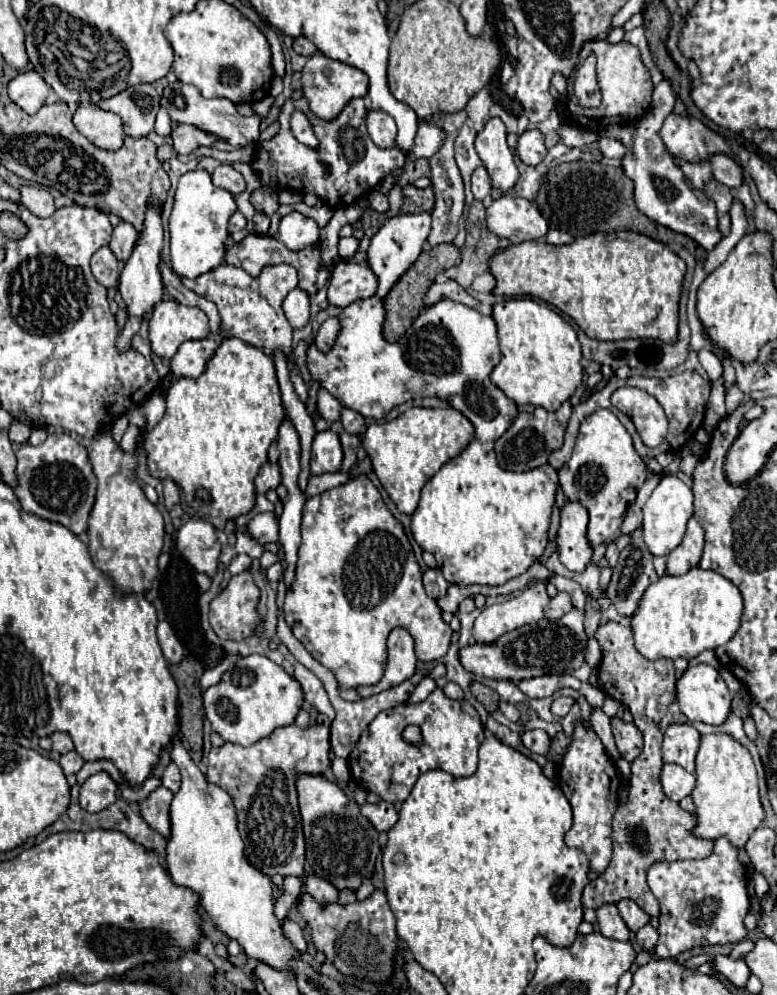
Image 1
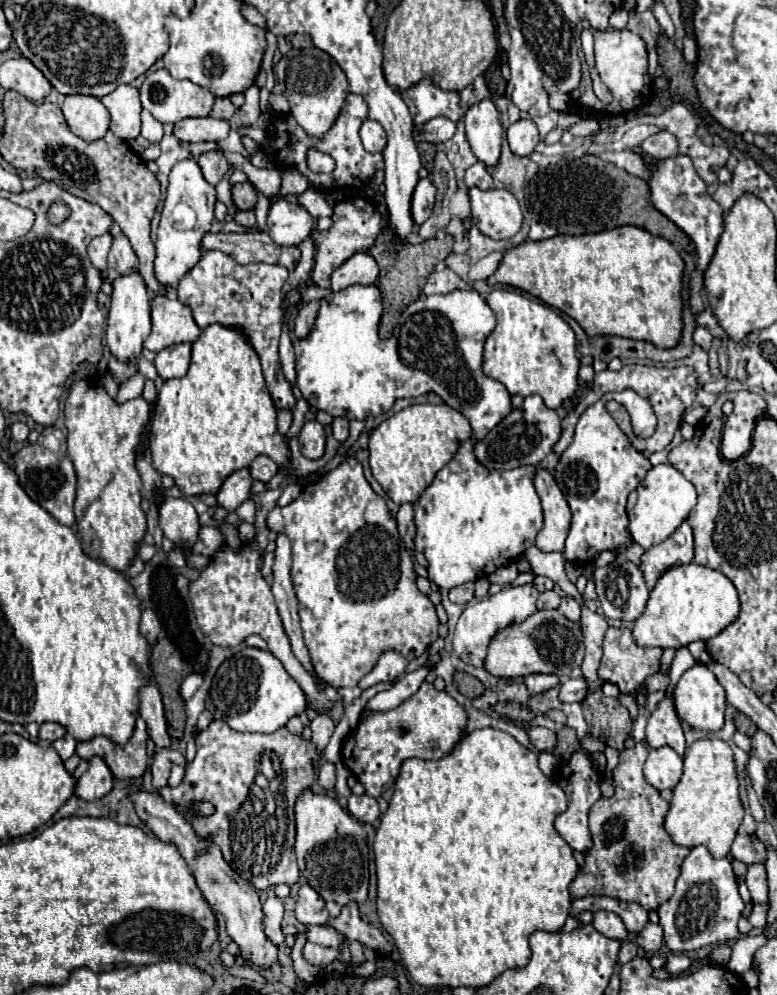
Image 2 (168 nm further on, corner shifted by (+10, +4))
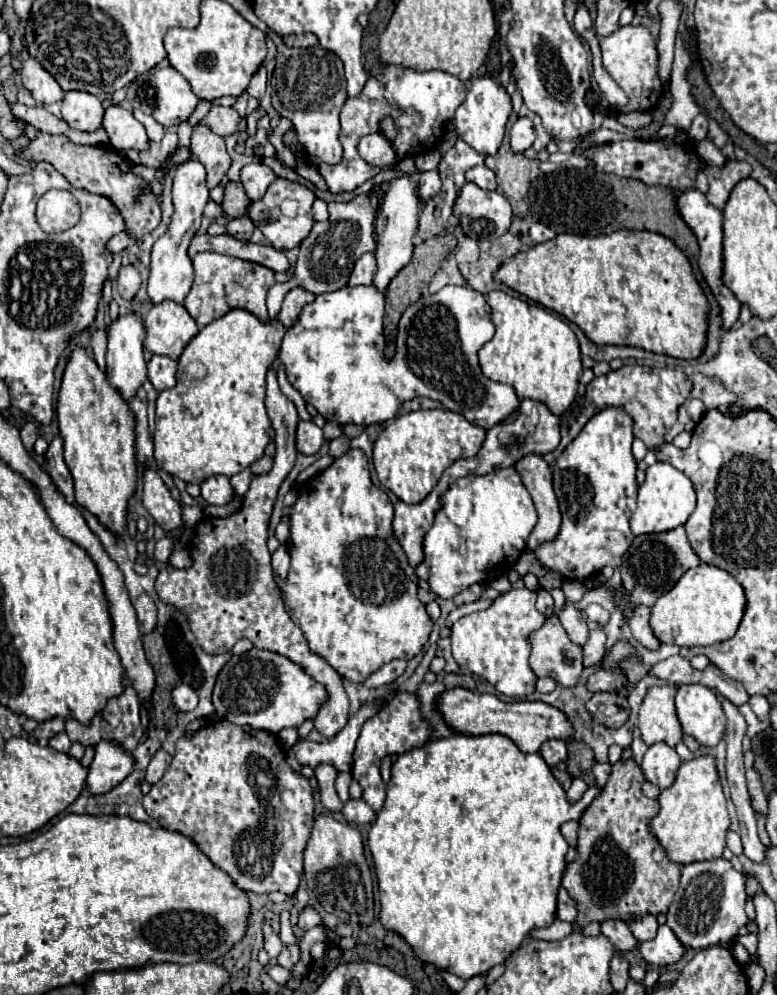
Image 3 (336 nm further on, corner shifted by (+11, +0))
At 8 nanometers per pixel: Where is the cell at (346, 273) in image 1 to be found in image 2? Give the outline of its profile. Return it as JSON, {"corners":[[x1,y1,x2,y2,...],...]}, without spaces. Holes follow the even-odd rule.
{"corners":[[356,253,352,255,346,263,342,263,342,267,338,267,338,271,334,271,334,275,330,277,330,291,342,291,350,285,374,285,378,279,378,265,376,261,366,255,366,253]]}

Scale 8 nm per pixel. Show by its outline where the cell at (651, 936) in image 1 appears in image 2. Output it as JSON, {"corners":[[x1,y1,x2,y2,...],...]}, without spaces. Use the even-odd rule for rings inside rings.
{"corners":[[648,923,636,937,636,943,644,951,658,951,662,947,662,927,656,923]]}

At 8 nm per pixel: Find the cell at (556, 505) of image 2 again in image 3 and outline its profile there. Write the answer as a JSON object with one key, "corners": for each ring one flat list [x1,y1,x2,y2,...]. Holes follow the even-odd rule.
{"corners":[[525,455,515,465,515,471,523,479,523,485,533,497,539,521,529,535,529,549,537,549,541,543,551,541,557,537,561,527,561,513,559,503,551,483,551,469,541,455]]}

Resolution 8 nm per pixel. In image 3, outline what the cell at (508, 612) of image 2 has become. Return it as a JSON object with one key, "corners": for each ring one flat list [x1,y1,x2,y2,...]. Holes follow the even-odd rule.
{"corners":[[523,587,523,589,511,589,511,591,495,597,493,603,487,609,469,613,469,615,457,619,451,625,451,645,453,645,453,657,455,657,455,661,461,667,467,667,469,671,473,671,475,675,485,677,499,693,503,693,507,697,529,697,531,693,535,693,537,675,529,667,529,655,531,655,529,637,531,637,533,631,541,629,541,625,547,619,545,615,541,615,535,609,535,599,537,599,537,593,529,591,527,587]]}

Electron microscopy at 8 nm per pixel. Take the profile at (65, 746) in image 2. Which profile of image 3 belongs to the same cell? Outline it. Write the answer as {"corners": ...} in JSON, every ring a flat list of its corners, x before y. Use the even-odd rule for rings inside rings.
{"corners":[[61,731,61,733,57,733,51,741,49,741,49,745,53,747,53,749,57,749,57,751,63,751,63,753,69,753,69,747,71,747,71,741,69,741,69,737,65,735,65,731]]}

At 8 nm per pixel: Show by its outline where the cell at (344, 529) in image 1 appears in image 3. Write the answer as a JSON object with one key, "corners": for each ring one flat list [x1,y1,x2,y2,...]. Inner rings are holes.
{"corners":[[349,449,343,457,335,459,307,483,297,503,285,509,285,515,291,517,291,537,287,541,291,569,285,579,283,599,285,607,291,609,291,619,305,633,311,651,327,659,341,677,357,683,363,683,391,659,415,657,427,643,433,623,425,605,417,599,419,579,393,537,393,505,385,491,373,485,367,455,361,449]]}

